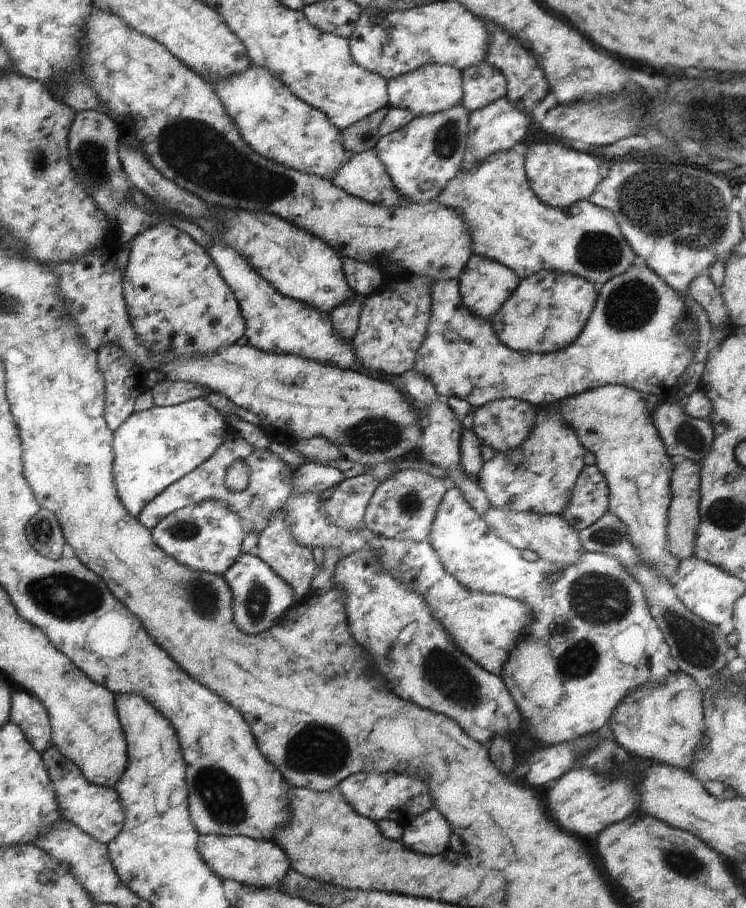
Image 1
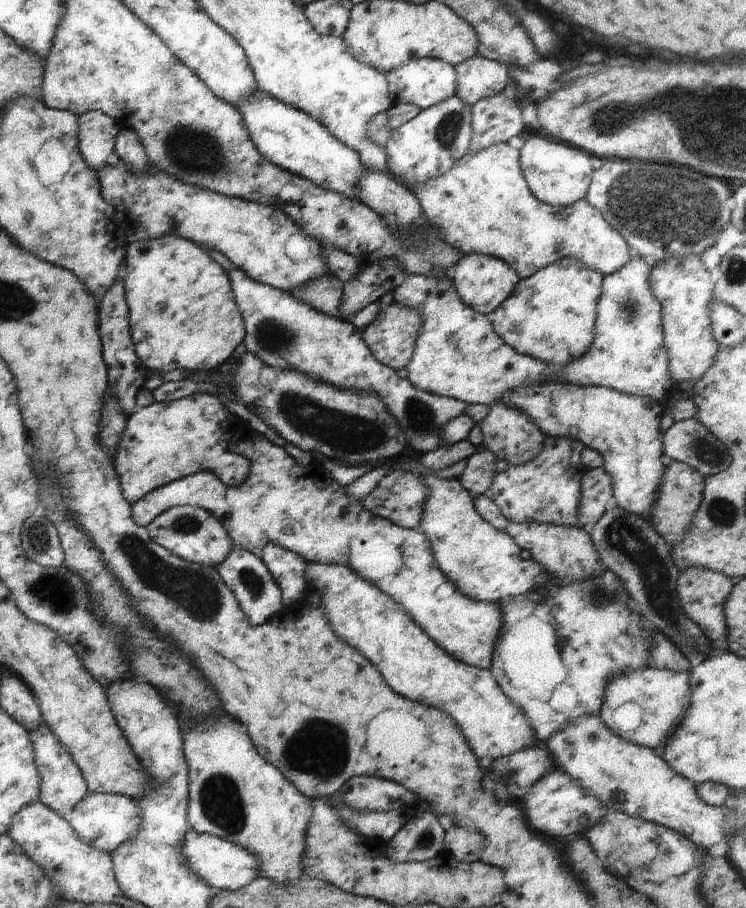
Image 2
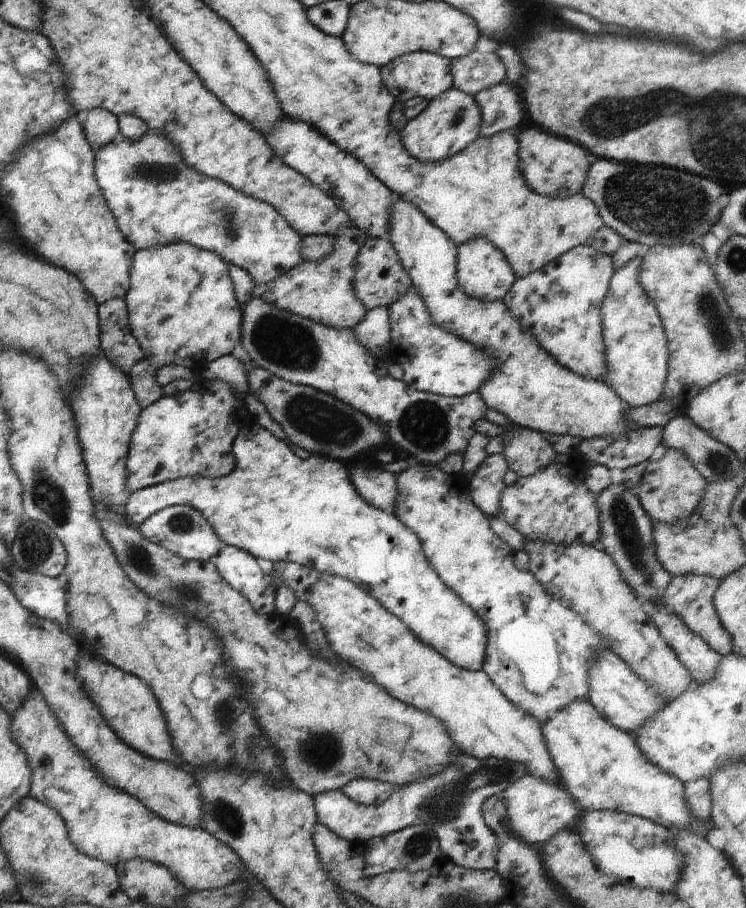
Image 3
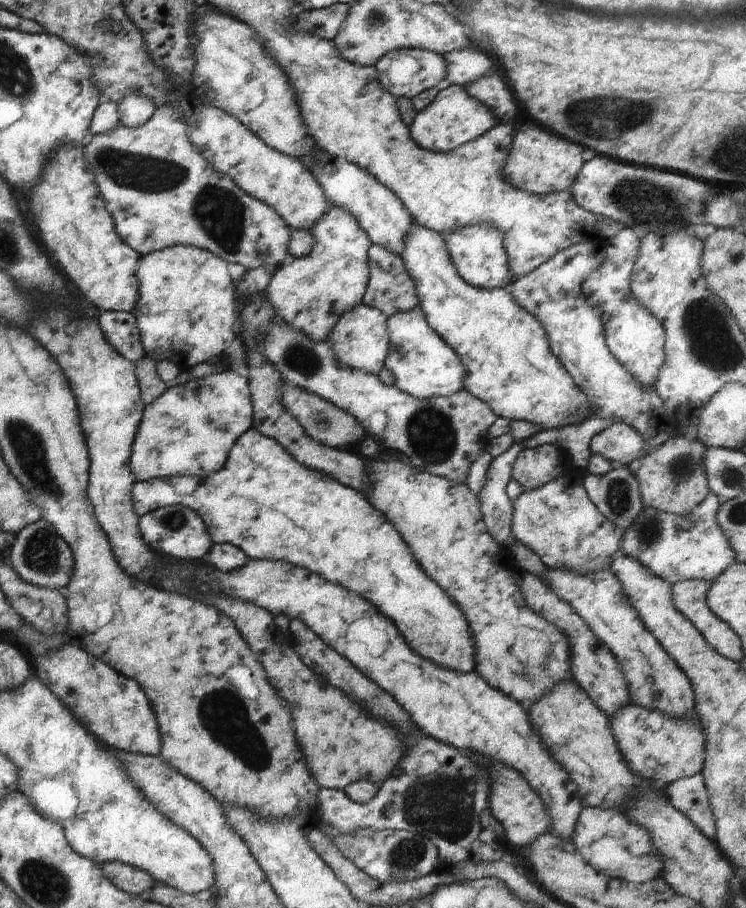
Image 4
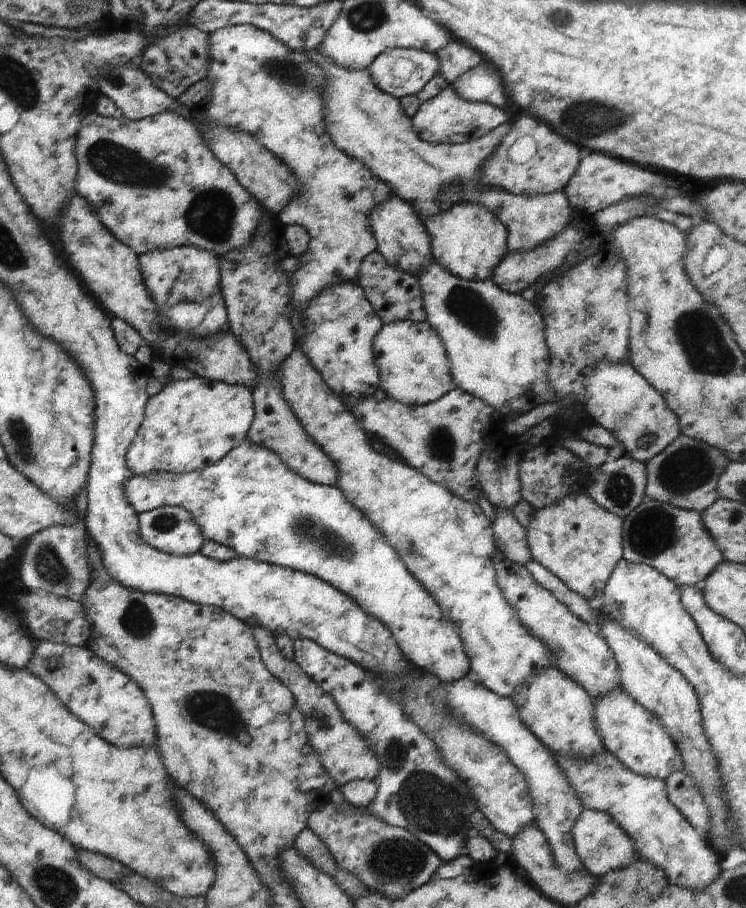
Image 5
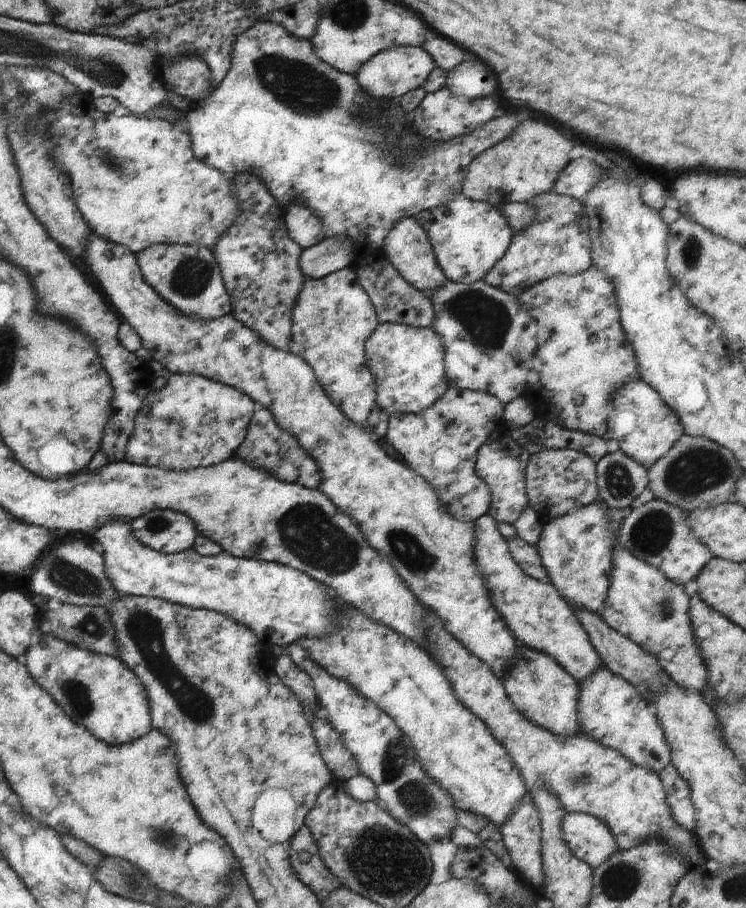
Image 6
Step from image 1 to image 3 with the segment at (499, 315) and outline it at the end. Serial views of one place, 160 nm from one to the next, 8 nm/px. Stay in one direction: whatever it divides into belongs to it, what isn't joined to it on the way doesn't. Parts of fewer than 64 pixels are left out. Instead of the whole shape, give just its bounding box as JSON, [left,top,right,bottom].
[501,245,612,383]

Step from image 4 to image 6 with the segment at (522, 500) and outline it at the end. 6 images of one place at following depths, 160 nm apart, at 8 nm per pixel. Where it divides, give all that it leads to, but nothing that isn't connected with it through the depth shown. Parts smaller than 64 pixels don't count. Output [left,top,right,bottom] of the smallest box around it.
[535,502,617,613]

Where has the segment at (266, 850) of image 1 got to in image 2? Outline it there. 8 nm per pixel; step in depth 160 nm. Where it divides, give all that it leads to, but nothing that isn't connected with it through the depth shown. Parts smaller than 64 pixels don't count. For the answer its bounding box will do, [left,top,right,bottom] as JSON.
[178,828,259,891]

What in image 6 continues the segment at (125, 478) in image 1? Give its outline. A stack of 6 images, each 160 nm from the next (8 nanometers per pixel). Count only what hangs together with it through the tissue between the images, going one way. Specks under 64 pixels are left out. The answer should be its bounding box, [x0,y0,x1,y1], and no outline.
[122,373,255,471]

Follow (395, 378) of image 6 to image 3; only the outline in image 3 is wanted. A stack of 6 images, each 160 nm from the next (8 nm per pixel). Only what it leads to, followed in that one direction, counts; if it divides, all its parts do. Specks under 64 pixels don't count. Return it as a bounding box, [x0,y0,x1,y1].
[385,286,490,397]

